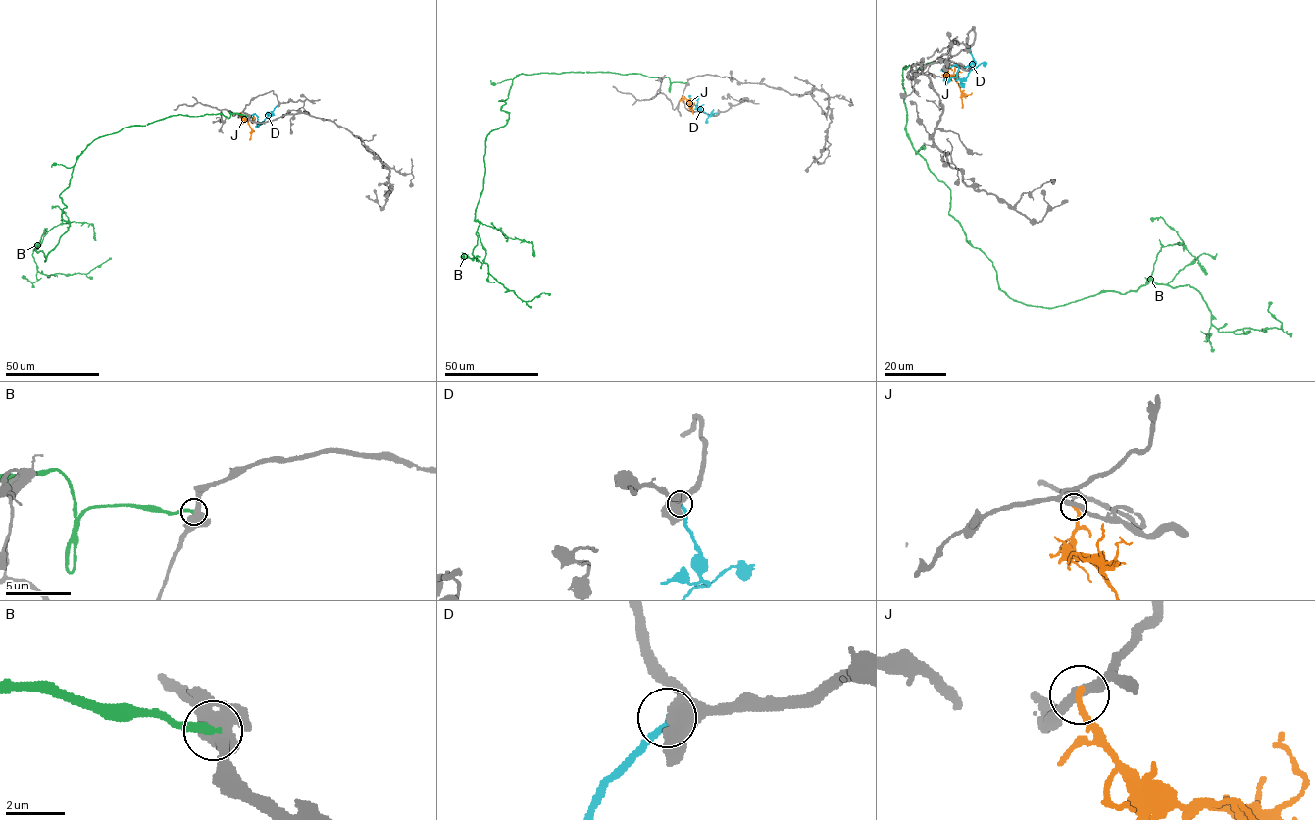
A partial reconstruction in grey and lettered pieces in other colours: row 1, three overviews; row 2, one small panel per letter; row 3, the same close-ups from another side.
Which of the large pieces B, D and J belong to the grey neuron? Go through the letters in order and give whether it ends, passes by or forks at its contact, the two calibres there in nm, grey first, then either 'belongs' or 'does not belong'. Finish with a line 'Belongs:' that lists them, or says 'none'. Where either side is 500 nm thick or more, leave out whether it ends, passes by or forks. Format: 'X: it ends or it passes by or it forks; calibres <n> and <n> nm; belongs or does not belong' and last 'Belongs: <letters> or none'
B: calibres 550 and 280 nm; does not belong
D: calibres 600 and 240 nm; belongs
J: it ends; calibres 360 and 260 nm; does not belong
Belongs: D

